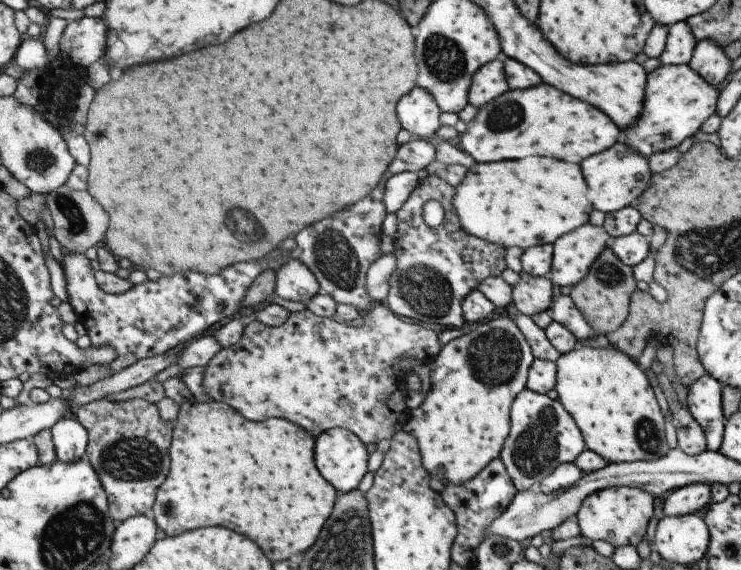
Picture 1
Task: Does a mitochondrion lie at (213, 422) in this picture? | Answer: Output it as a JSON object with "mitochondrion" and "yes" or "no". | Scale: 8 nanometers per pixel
{"mitochondrion":"no"}

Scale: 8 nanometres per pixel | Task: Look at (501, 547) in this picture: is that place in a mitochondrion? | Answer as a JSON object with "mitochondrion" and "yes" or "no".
{"mitochondrion":"yes"}

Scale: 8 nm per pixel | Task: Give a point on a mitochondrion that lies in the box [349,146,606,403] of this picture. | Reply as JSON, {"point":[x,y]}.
{"point":[493,359]}

